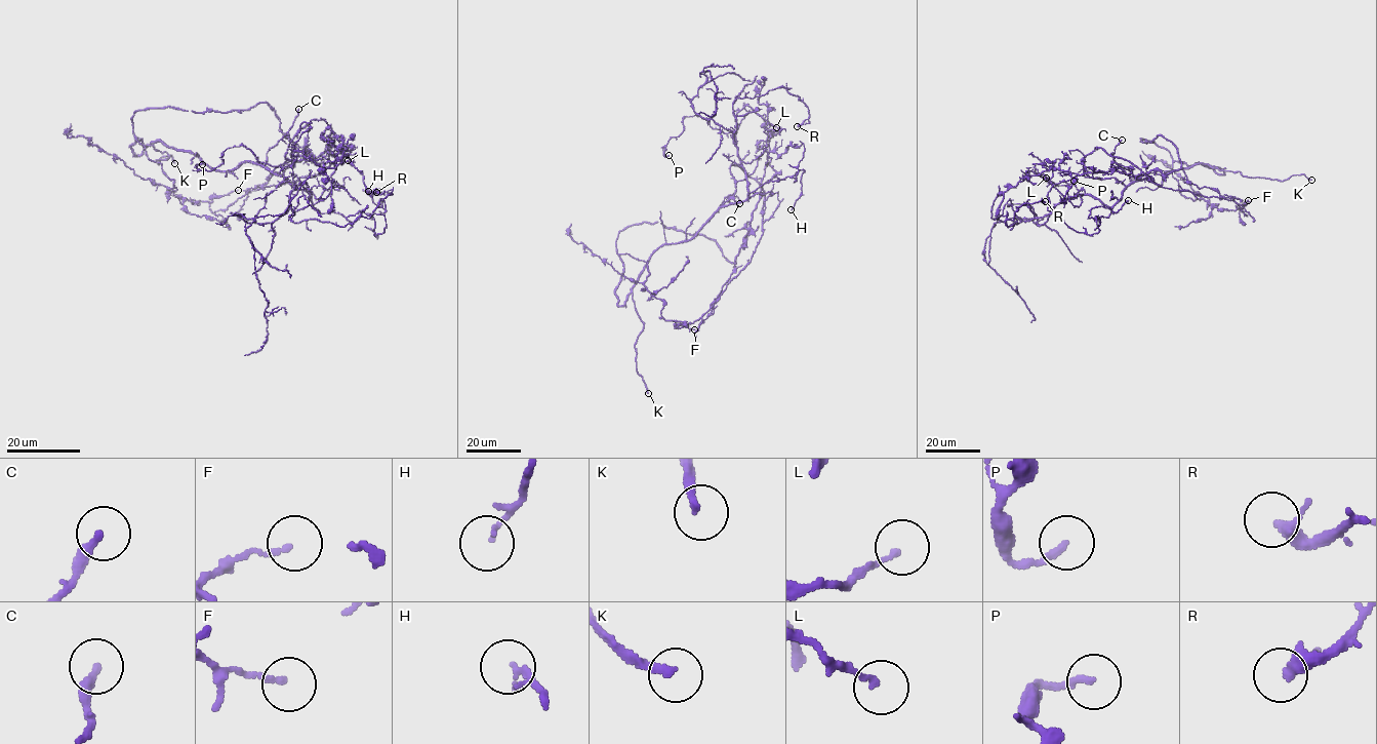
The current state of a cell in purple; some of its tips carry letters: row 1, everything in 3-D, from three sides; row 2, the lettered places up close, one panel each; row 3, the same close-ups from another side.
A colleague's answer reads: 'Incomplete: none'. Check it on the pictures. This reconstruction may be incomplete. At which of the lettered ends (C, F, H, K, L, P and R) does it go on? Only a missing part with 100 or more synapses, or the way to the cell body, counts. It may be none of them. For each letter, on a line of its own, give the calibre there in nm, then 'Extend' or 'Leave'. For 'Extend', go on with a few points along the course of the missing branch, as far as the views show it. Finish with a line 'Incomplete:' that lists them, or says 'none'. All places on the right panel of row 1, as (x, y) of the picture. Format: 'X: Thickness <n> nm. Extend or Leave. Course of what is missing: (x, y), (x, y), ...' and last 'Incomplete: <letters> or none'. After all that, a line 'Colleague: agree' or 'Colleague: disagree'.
C: Thickness 280 nm. Leave
F: Thickness 150 nm. Leave
H: Thickness 140 nm. Leave
K: Thickness 200 nm. Extend
L: Thickness 150 nm. Leave
P: Thickness 180 nm. Leave
R: Thickness 300 nm. Leave
Incomplete: K
Colleague: disagree

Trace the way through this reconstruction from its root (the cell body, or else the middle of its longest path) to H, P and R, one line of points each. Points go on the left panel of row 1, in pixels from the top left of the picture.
H: (295, 136), (286, 154), (293, 160), (273, 172), (321, 212), (381, 213), (385, 202), (368, 191)
P: (295, 136), (293, 160), (273, 172), (311, 199), (289, 166), (242, 146), (202, 164)
R: (295, 136), (293, 160), (273, 171), (310, 191), (290, 193), (291, 221), (368, 219), (392, 194), (376, 192)

